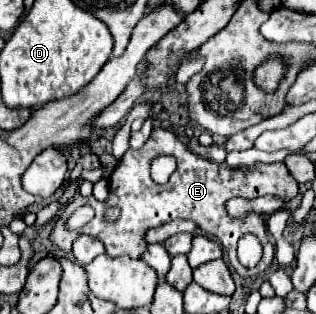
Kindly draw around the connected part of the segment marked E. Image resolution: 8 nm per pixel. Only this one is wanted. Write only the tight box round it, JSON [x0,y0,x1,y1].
[51,128,297,278]

